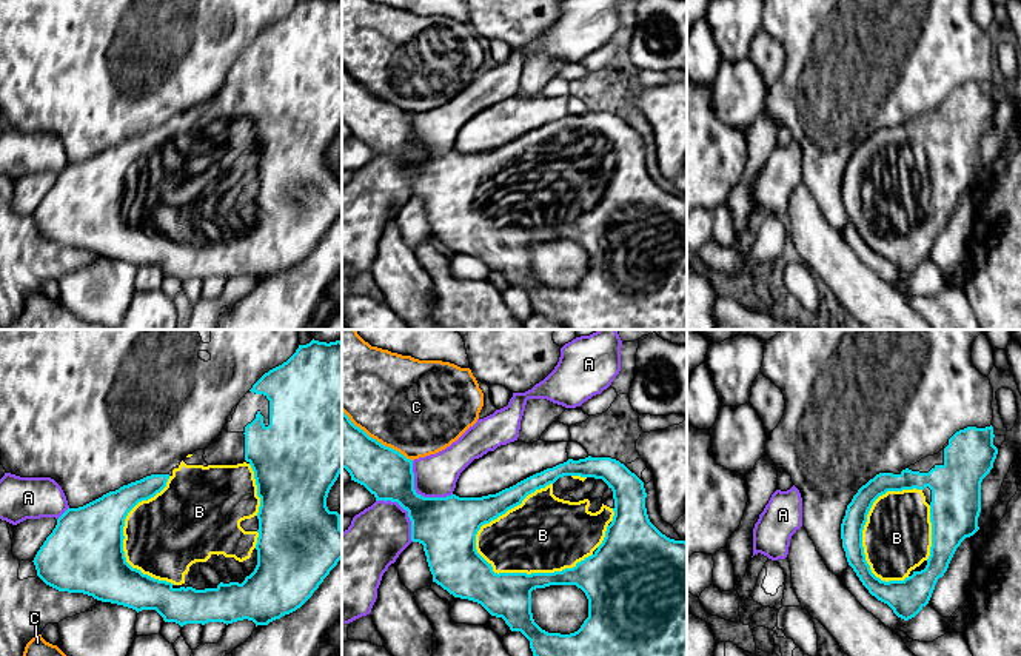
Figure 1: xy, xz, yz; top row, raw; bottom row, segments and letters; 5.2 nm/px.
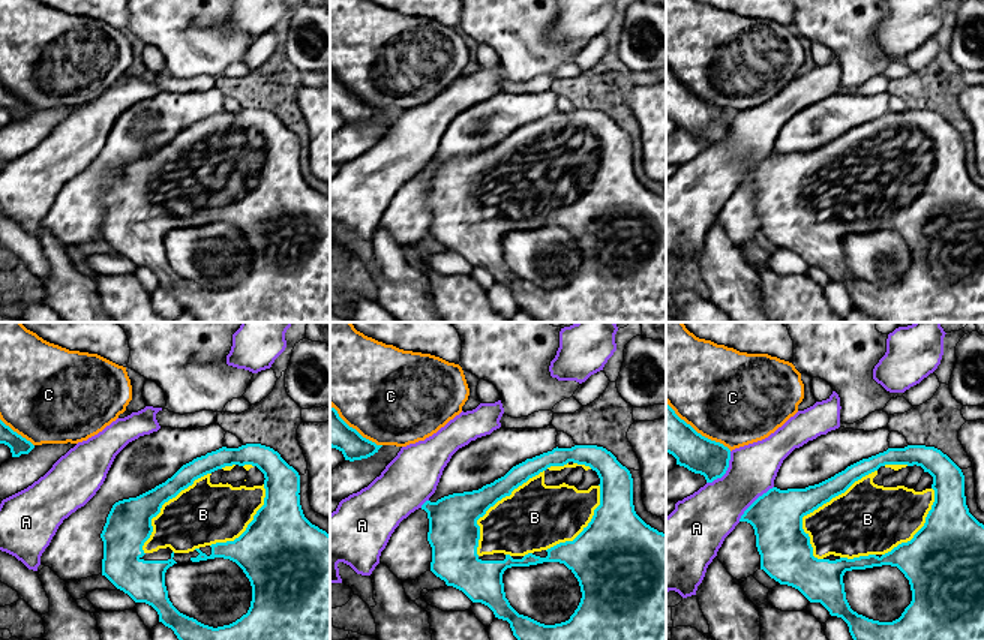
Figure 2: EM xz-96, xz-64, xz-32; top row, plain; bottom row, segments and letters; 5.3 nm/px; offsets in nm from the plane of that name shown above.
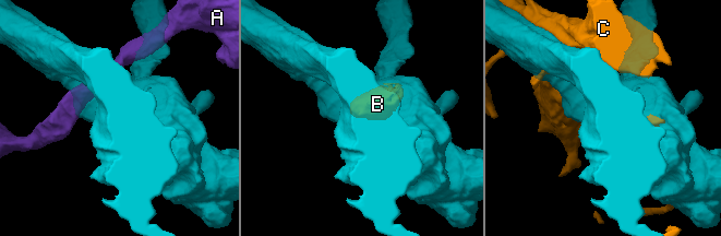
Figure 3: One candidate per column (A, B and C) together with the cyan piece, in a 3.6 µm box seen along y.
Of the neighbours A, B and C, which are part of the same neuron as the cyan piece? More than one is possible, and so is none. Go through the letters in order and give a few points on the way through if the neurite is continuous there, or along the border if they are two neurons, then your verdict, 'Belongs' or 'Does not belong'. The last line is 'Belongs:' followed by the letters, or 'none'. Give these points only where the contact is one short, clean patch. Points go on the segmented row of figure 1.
A: Does not belong
B: Belongs
C: Does not belong
Belongs: B

